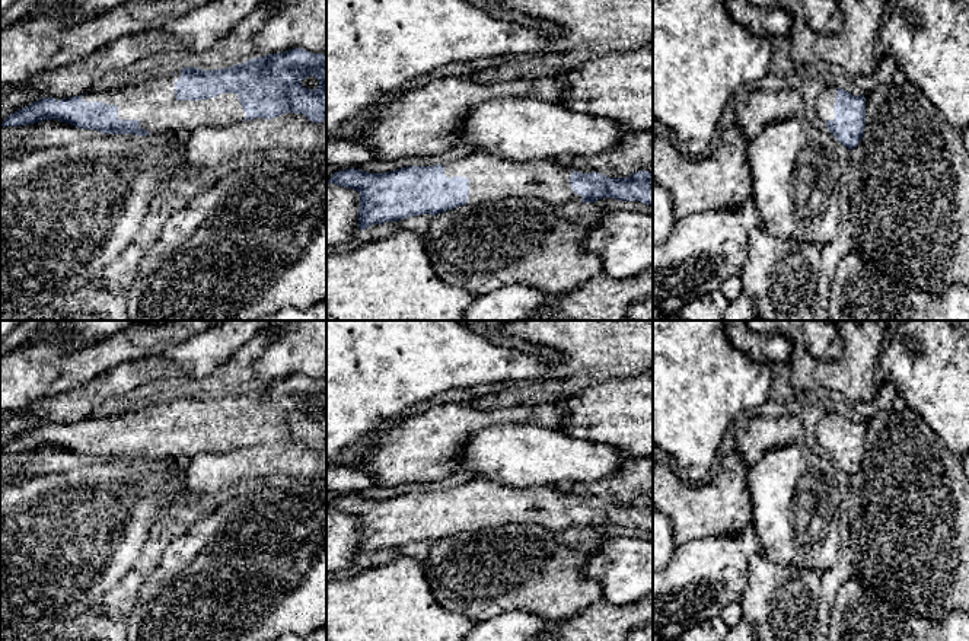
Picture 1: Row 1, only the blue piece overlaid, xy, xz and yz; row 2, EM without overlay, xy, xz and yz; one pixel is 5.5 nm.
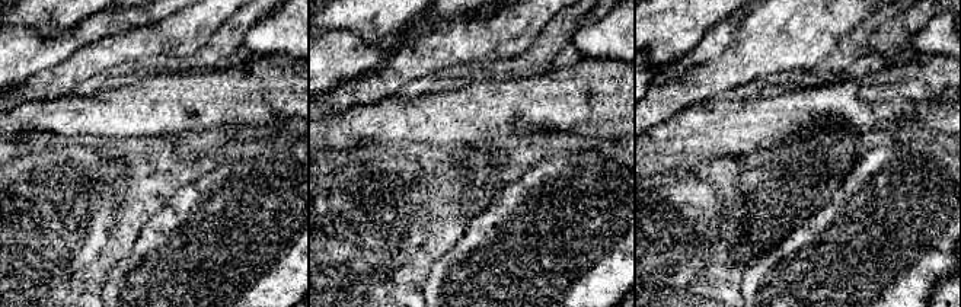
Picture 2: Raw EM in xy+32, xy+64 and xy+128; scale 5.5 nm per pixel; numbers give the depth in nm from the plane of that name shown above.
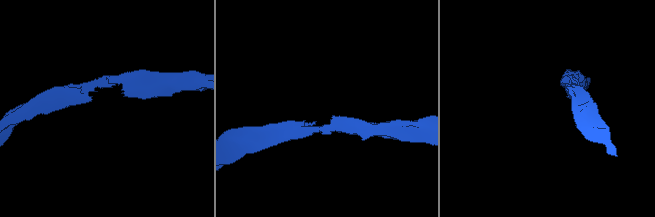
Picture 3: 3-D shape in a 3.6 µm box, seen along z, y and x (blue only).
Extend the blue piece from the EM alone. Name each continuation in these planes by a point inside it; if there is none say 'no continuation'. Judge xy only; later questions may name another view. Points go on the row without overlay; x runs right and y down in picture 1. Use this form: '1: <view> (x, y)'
1: xy (153, 430)

